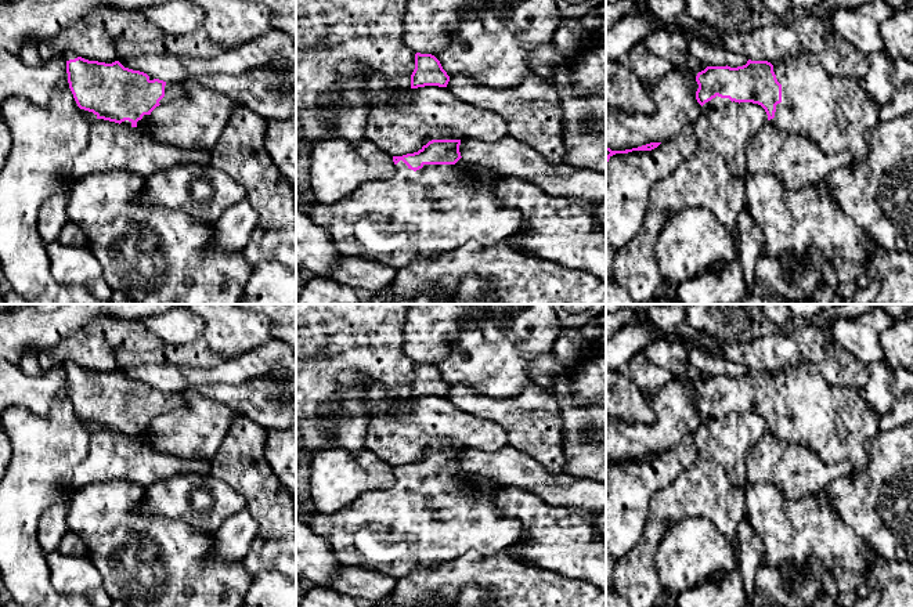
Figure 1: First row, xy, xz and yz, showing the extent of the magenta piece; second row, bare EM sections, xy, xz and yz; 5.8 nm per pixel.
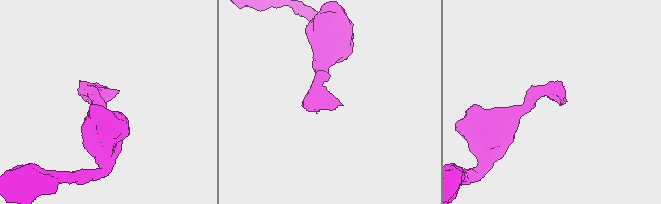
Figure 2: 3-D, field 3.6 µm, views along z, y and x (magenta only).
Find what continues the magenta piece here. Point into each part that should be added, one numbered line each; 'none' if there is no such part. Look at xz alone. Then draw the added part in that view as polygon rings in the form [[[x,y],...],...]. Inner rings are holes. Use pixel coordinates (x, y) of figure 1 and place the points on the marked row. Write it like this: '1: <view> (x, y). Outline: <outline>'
1: xz (418, 215). Outline: [[[461,158],[455,165],[423,165],[414,171],[403,160],[387,180],[368,181],[336,203],[315,203],[310,218],[324,227],[340,256],[360,257],[401,270],[421,259],[456,252],[470,242],[495,246],[515,236],[523,216],[499,205],[495,188],[501,174]]]

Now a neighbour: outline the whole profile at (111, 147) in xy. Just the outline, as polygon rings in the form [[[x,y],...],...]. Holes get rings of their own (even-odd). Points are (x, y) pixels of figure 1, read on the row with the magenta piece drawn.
[[[98,119],[90,124],[87,148],[73,159],[73,178],[95,173],[124,170],[149,177],[159,170],[181,165],[209,165],[208,149],[183,149],[156,138],[144,127],[124,127]]]

